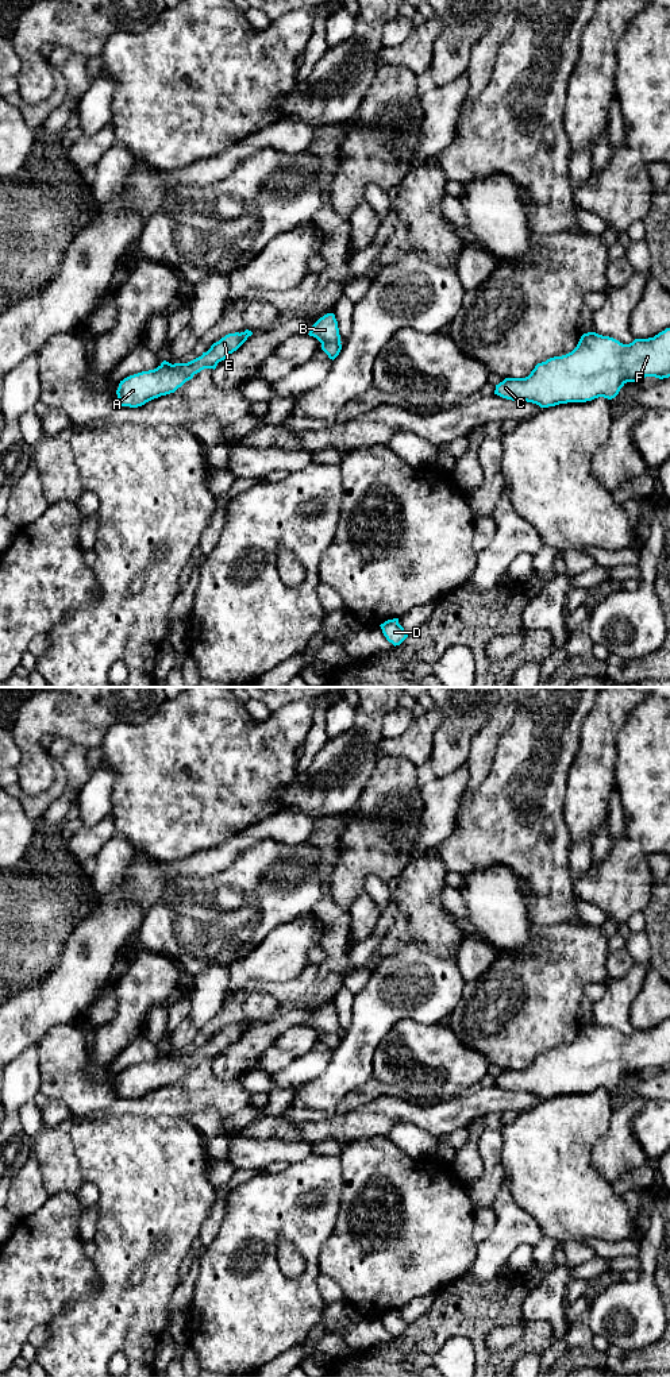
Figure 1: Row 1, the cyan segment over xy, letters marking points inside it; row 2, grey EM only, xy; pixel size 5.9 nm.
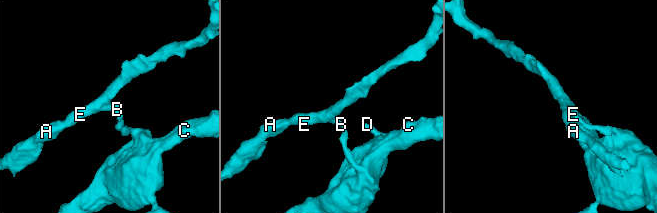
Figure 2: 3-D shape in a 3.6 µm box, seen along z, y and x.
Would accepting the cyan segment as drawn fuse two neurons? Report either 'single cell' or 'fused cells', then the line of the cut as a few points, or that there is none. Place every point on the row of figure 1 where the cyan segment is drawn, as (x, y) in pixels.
fused cells; cut xy (320, 342), (339, 343)

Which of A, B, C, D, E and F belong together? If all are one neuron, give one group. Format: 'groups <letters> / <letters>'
groups A B E / C D F

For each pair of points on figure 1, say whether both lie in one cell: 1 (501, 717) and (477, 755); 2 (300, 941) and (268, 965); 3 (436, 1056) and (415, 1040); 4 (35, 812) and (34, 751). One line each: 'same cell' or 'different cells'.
1: same cell
2: same cell
3: same cell
4: different cells

